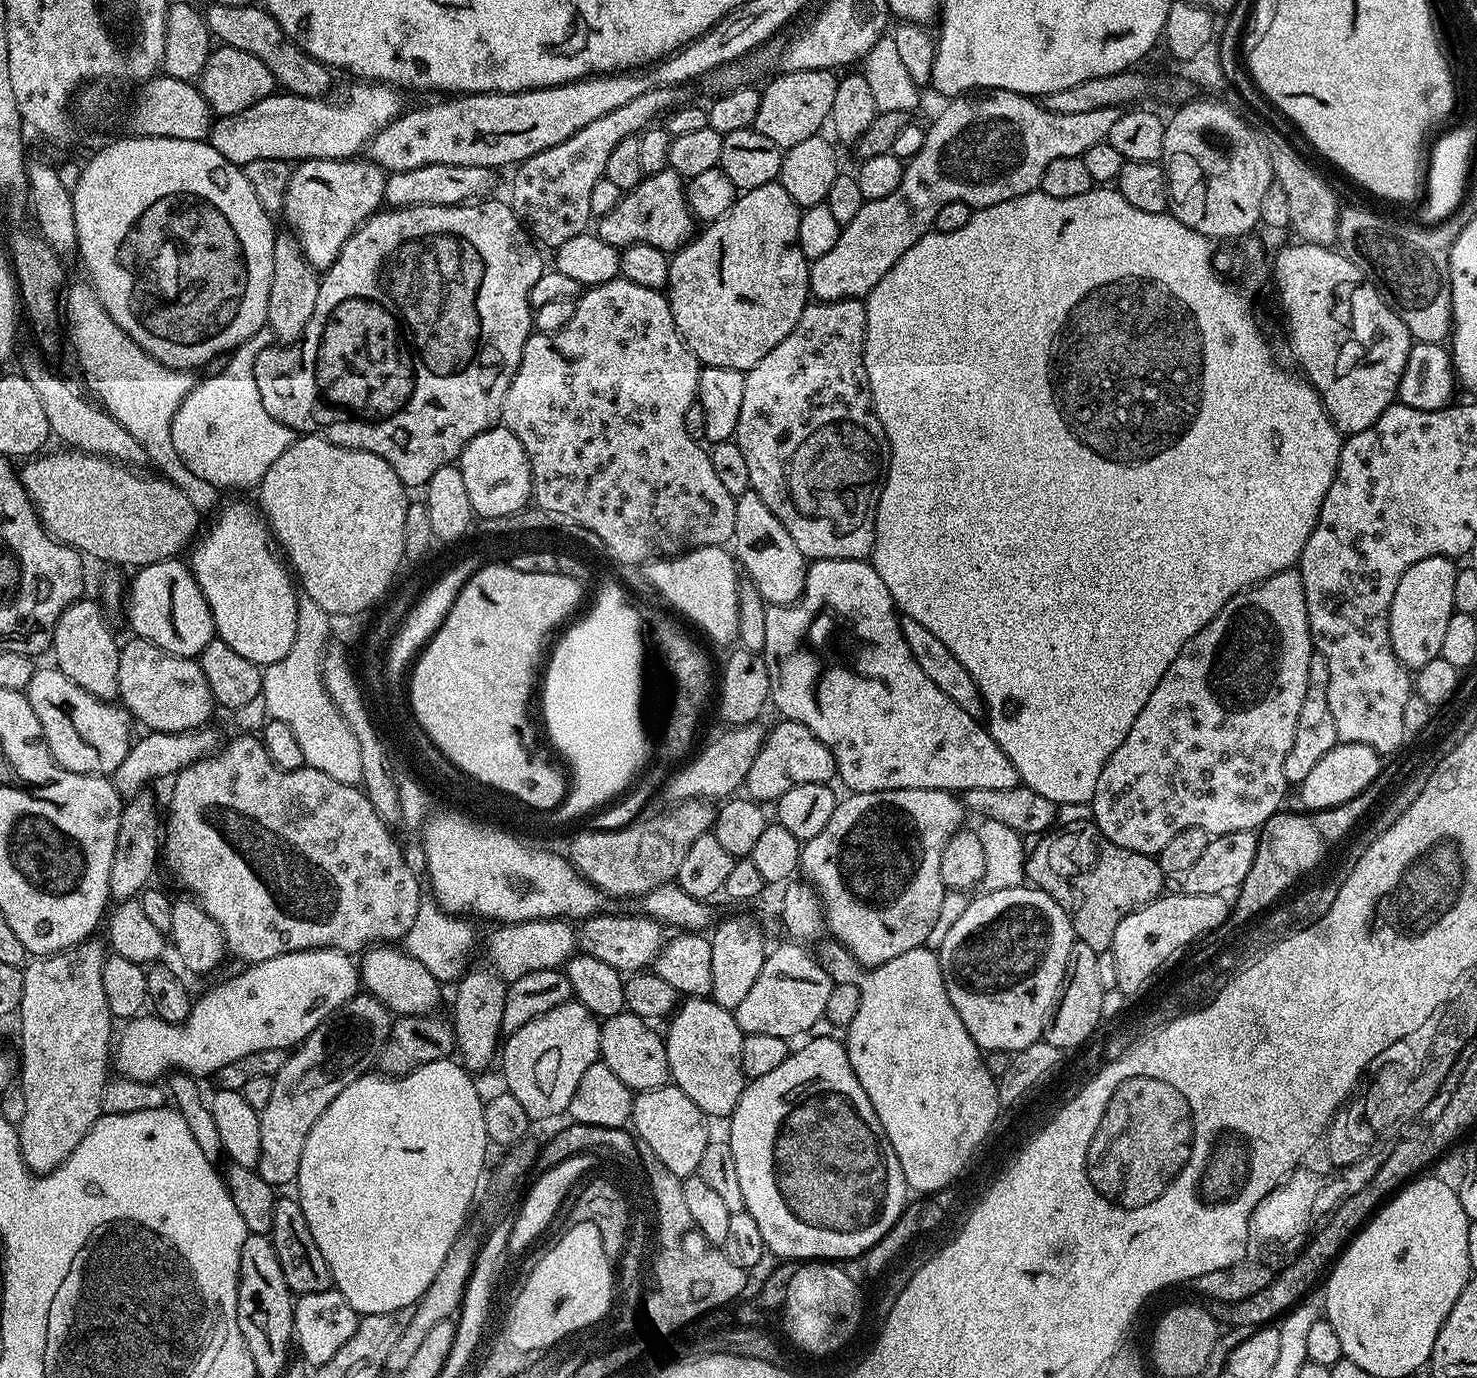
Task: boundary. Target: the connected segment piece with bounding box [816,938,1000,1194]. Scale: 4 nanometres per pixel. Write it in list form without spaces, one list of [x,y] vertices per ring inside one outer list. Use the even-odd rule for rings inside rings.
[[[827,939],[819,944],[818,950],[816,949],[817,960],[826,970],[833,984],[856,986],[860,992],[860,1009],[858,1014],[854,1014],[854,1022],[850,1022],[846,1029],[848,1035],[846,1047],[850,1066],[854,1066],[854,1074],[858,1082],[862,1082],[862,1090],[866,1090],[866,1098],[870,1098],[870,1106],[874,1106],[874,1114],[878,1114],[878,1122],[882,1122],[882,1130],[886,1130],[886,1138],[890,1138],[890,1146],[894,1146],[894,1154],[898,1154],[898,1162],[902,1166],[902,1174],[906,1178],[908,1187],[916,1194],[932,1194],[928,1192],[947,1189],[948,1176],[958,1172],[961,1169],[960,1164],[965,1165],[964,1156],[969,1156],[975,1148],[981,1147],[987,1141],[984,1139],[987,1138],[988,1131],[992,1127],[994,1129],[997,1127],[1000,1099],[996,1096],[997,1077],[992,1076],[990,1070],[986,1070],[982,1049],[974,1042],[974,1038],[970,1038],[966,1026],[962,1026],[962,1018],[958,1018],[958,1010],[954,1010],[950,1002],[950,994],[946,994],[946,982],[942,978],[939,955],[928,947],[915,948],[906,950],[906,954],[898,954],[898,958],[890,958],[890,962],[885,964],[867,966],[857,962],[836,939]]]

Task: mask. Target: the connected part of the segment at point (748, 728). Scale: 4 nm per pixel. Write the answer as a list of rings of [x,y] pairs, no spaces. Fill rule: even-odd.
[[[760,722],[737,724],[724,730],[728,732],[722,733],[717,740],[710,741],[704,749],[700,748],[687,763],[677,767],[669,775],[662,788],[663,794],[668,795],[672,802],[702,799],[716,802],[739,793],[736,791],[744,788],[744,779],[748,777],[750,765],[764,741],[766,728],[762,725]]]

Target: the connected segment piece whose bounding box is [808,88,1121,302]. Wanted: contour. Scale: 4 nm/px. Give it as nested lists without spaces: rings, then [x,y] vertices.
[[[986,88],[977,90],[971,94],[958,96],[947,101],[948,104],[936,116],[936,121],[928,128],[928,133],[924,136],[924,141],[920,144],[920,149],[909,159],[904,165],[904,173],[902,174],[902,182],[898,182],[898,190],[894,190],[894,194],[886,194],[886,198],[878,198],[877,200],[865,200],[862,210],[858,210],[858,214],[854,218],[854,222],[843,225],[840,230],[838,242],[834,242],[834,247],[826,254],[822,254],[822,258],[811,261],[808,270],[808,286],[811,295],[817,301],[825,300],[854,300],[857,298],[867,297],[874,286],[878,286],[878,282],[890,270],[890,266],[894,266],[894,262],[898,262],[898,258],[902,258],[902,254],[906,254],[906,250],[910,250],[910,246],[914,246],[914,242],[918,242],[927,233],[933,231],[936,219],[940,216],[940,211],[947,204],[969,204],[969,209],[975,210],[985,208],[986,206],[994,206],[998,202],[1010,202],[1010,198],[1018,198],[1022,194],[1030,194],[1037,191],[1042,182],[1042,174],[1046,174],[1046,166],[1050,166],[1050,162],[1054,162],[1054,158],[1070,158],[1071,156],[1083,156],[1086,150],[1090,150],[1090,146],[1098,146],[1105,143],[1113,128],[1114,122],[1118,122],[1121,109],[1113,106],[1111,108],[1103,108],[1102,110],[1086,110],[1086,114],[1058,114],[1051,112],[1044,107],[1039,99],[1023,96],[1017,92],[1010,90],[998,90],[997,88]]]

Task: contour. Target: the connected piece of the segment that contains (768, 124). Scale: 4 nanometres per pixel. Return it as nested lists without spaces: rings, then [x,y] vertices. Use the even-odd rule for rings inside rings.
[[[832,70],[781,71],[779,75],[763,86],[752,127],[758,134],[766,134],[766,138],[770,138],[770,142],[777,144],[781,150],[786,150],[790,146],[798,146],[798,142],[806,142],[806,138],[817,135],[820,127],[829,123],[838,76]]]

